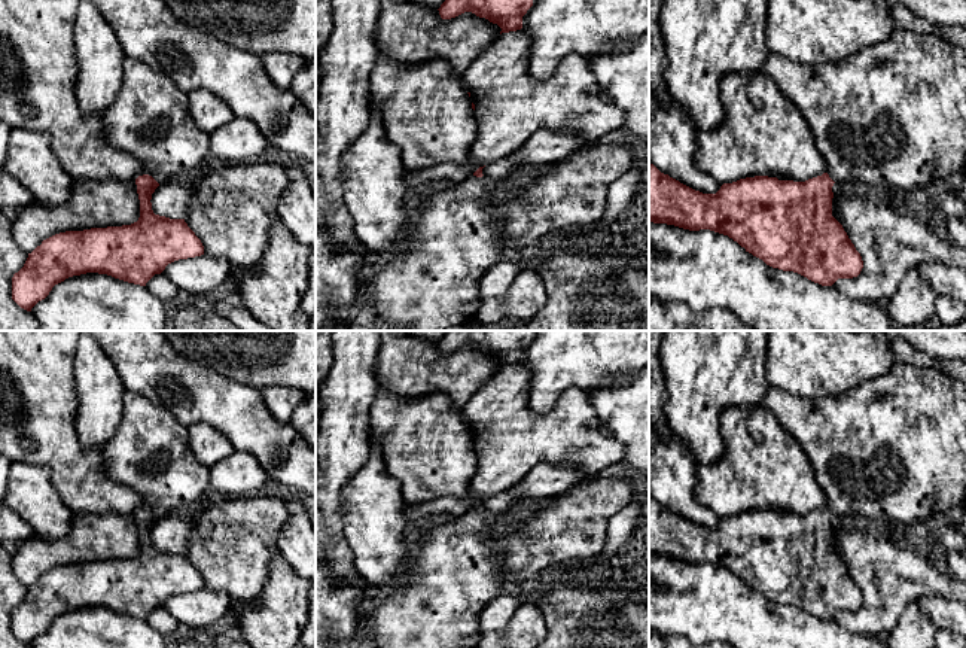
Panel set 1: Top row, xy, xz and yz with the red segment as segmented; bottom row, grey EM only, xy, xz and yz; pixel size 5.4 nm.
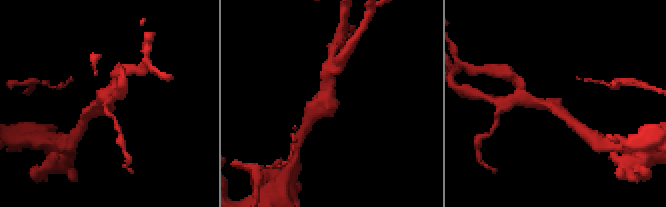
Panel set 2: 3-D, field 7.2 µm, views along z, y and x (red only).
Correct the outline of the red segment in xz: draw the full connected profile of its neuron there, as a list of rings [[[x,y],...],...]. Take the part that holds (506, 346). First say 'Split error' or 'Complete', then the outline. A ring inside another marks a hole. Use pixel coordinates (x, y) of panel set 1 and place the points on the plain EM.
Complete. [[[447,331],[438,344],[442,353],[472,346],[497,358],[502,368],[521,363],[522,350],[531,340],[533,331]]]

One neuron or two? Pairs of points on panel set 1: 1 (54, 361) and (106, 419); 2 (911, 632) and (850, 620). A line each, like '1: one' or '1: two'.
1: two
2: two

